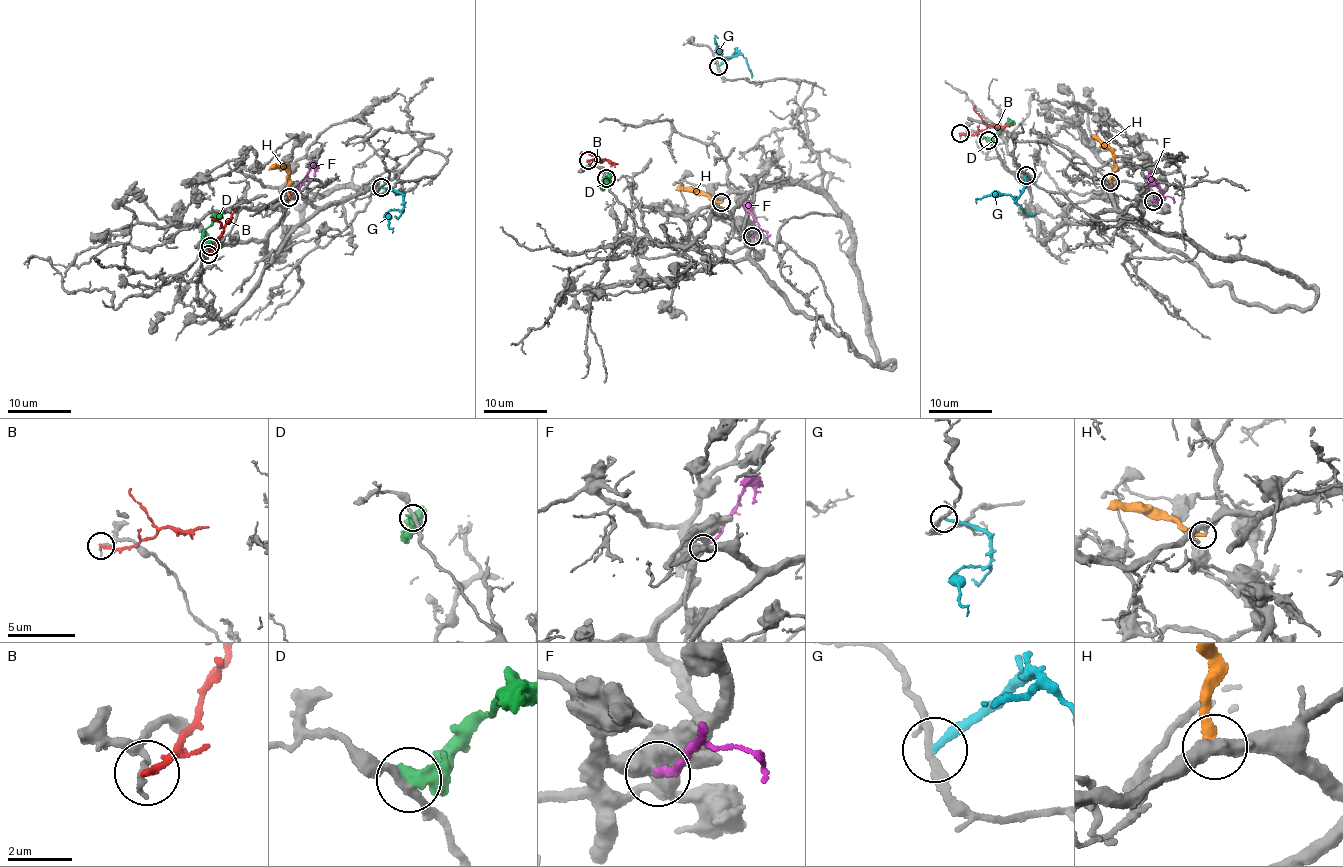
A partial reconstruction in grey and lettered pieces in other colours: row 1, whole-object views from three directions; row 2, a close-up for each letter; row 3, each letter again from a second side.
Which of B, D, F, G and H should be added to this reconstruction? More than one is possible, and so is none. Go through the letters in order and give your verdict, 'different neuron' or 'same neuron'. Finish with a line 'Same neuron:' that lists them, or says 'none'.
B: different neuron
D: different neuron
F: different neuron
G: different neuron
H: different neuron
Same neuron: none

